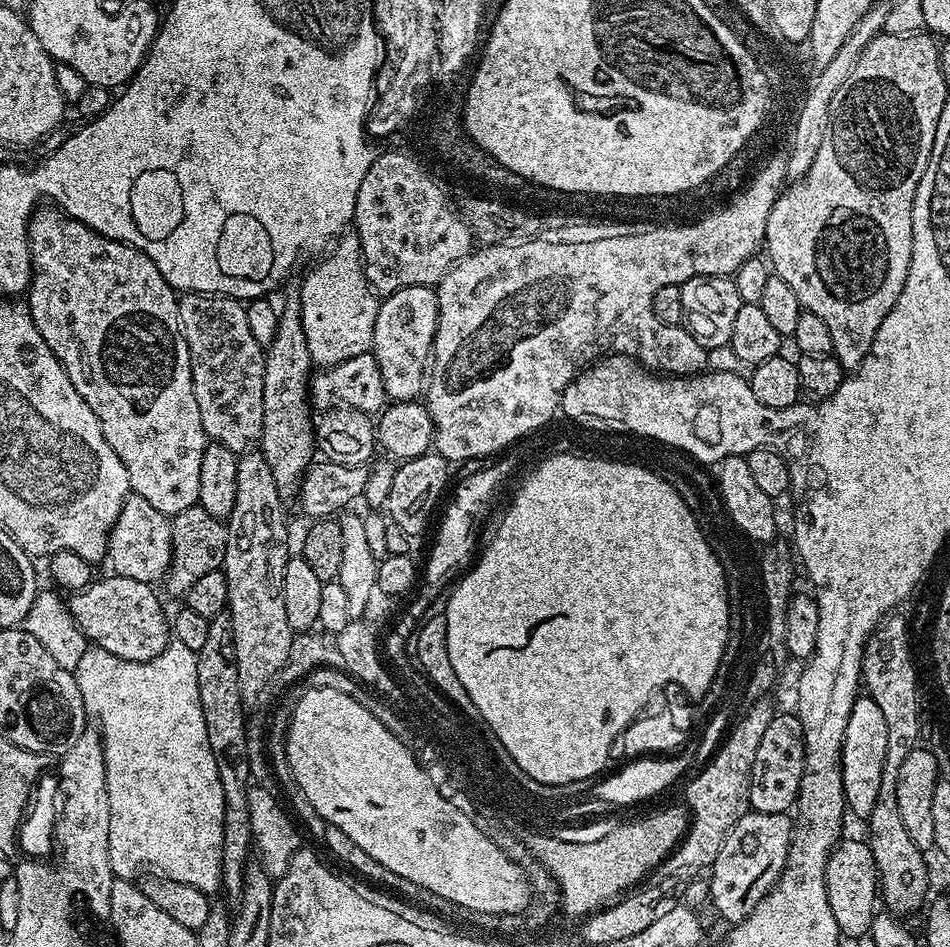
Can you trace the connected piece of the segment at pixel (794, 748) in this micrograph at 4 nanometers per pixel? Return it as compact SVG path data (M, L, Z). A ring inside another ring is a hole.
M791 711L773 715L770 726L762 733L762 743L758 745L758 754L754 757L748 806L753 812L778 814L788 812L796 803L802 786L804 773L804 727L799 715Z

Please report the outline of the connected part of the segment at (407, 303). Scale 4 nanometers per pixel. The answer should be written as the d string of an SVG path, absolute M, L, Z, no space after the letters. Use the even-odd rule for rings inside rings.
M406 286L397 292L389 292L380 300L378 318L374 322L374 338L371 351L374 353L378 368L382 370L384 395L389 401L414 400L425 391L426 369L430 364L432 343L438 326L438 302L436 293L429 286Z

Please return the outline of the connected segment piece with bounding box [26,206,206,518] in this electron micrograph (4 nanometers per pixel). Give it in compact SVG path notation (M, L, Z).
M55 206L37 207L28 220L28 250L32 255L32 279L28 282L26 293L26 307L32 315L34 326L38 326L38 334L50 346L50 350L58 358L60 365L66 370L70 382L74 382L74 390L82 394L86 406L94 410L98 422L102 426L102 434L106 442L110 442L110 450L122 458L122 466L126 466L128 487L135 495L146 498L154 510L158 510L166 517L173 517L187 508L197 507L198 504L198 474L202 471L202 454L206 437L202 426L202 414L198 414L198 402L194 398L192 385L192 367L190 366L190 350L186 346L186 338L180 329L178 306L180 301L176 289L170 287L166 278L154 266L152 259L142 254L130 244L123 244L117 240L106 238L98 234L90 226L78 222L72 216L65 216Z

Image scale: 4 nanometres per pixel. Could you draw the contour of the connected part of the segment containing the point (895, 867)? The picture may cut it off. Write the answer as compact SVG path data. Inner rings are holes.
M895 616L885 619L882 626L873 632L872 639L864 647L864 660L860 663L863 691L874 702L878 702L882 714L886 717L886 762L882 766L882 786L877 800L874 801L874 810L870 810L866 817L866 842L874 854L878 896L883 907L897 918L908 918L911 912L918 911L920 907L921 911L930 896L924 852L918 846L914 846L914 838L910 838L910 833L902 822L902 814L898 810L898 770L902 767L906 754L917 748L922 740L922 684L919 679L916 681L918 670L912 665L913 657L906 647L905 637L904 640L900 637L900 632L909 631L909 621Z

